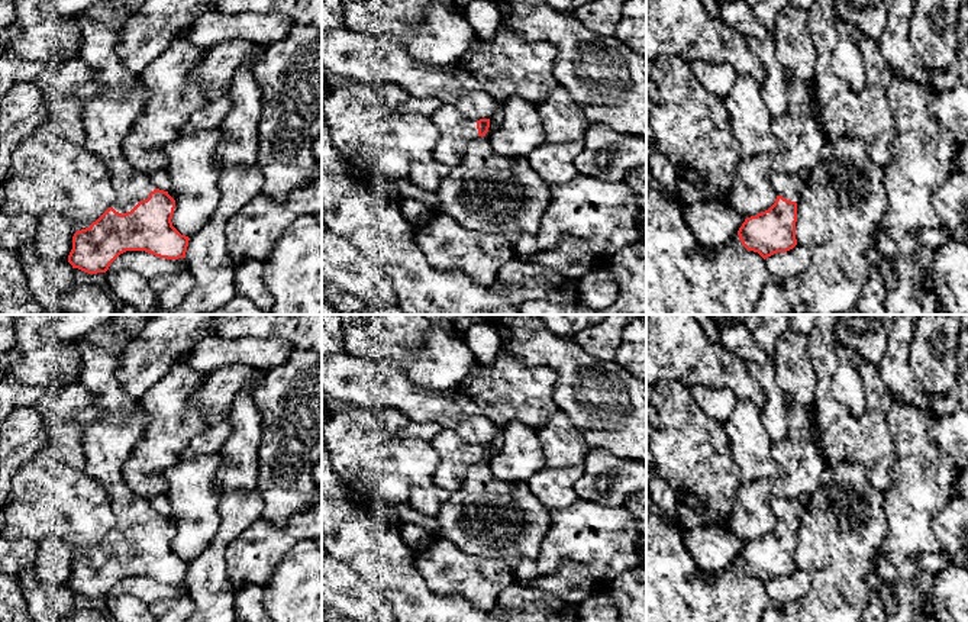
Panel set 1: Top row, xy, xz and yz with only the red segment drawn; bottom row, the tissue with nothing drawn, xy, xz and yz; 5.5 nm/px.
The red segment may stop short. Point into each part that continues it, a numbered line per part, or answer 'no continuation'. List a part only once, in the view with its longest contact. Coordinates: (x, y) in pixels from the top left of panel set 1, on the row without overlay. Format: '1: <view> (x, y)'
1: xy (110, 438)

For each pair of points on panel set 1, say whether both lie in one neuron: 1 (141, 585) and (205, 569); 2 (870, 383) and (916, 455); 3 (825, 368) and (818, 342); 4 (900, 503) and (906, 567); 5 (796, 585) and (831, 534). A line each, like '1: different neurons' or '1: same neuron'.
1: different neurons
2: different neurons
3: same neuron
4: same neuron
5: different neurons

